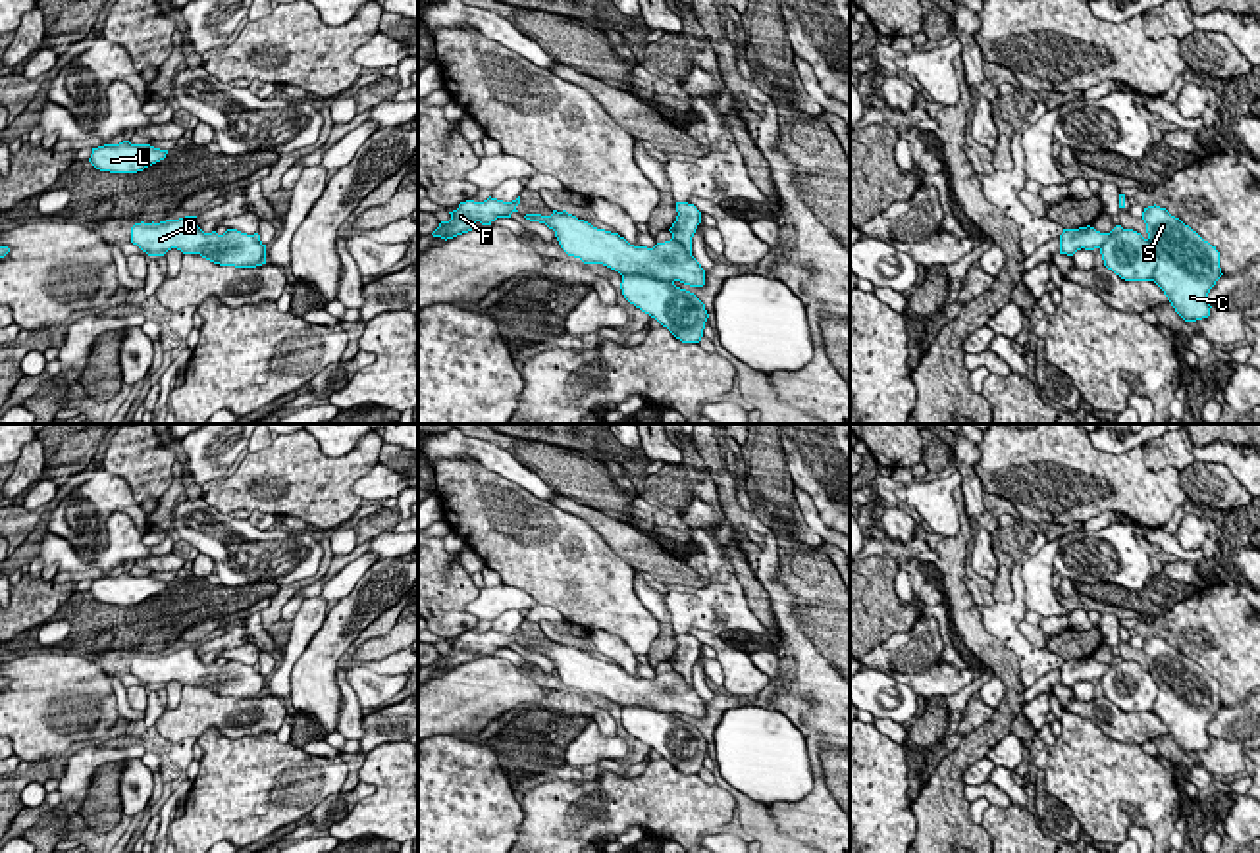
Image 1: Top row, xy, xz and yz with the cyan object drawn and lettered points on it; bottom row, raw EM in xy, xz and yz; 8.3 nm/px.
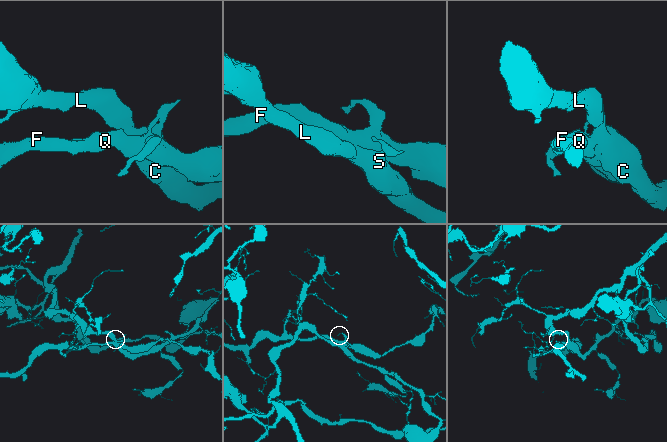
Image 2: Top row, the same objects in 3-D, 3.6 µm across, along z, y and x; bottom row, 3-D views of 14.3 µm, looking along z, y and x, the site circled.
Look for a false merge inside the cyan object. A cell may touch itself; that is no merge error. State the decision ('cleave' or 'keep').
cleave

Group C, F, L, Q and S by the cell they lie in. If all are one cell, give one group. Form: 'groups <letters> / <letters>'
groups C L S / F Q

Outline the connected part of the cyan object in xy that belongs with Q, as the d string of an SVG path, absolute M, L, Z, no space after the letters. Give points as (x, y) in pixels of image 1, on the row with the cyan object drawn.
M197 216L160 223L135 223L131 243L148 256L164 256L168 250L177 248L183 254L200 254L220 266L256 268L266 264L266 245L258 233L247 235L237 229L227 229L223 235L204 233L197 225Z

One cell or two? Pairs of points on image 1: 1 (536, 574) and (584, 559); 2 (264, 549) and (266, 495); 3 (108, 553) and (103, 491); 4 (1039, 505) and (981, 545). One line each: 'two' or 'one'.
1: one
2: two
3: two
4: two

